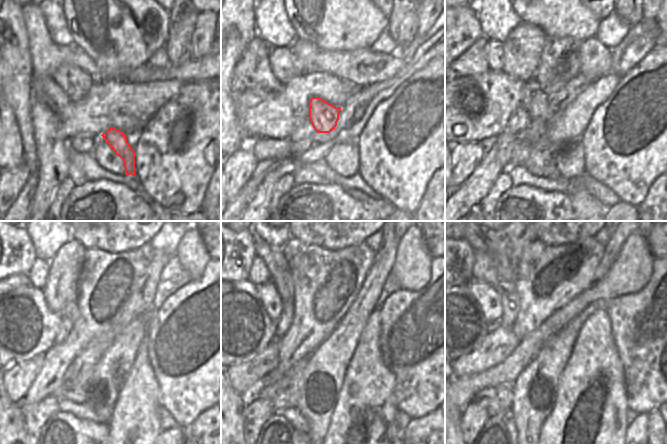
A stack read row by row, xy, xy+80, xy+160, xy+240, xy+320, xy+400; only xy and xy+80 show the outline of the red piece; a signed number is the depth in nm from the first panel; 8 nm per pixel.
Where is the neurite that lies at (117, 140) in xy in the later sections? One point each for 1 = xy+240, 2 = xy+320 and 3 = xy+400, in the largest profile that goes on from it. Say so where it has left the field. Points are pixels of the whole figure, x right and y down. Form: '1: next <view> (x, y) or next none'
1: next xy+240 (71, 311)
2: next xy+320 (273, 257)
3: next xy+400 (479, 242)

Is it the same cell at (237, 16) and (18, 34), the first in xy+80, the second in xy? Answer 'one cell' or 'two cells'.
one cell

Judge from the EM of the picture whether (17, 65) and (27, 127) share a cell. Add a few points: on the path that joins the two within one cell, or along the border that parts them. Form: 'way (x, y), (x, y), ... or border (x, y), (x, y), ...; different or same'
way (17, 80), (17, 93), (22, 112); same

